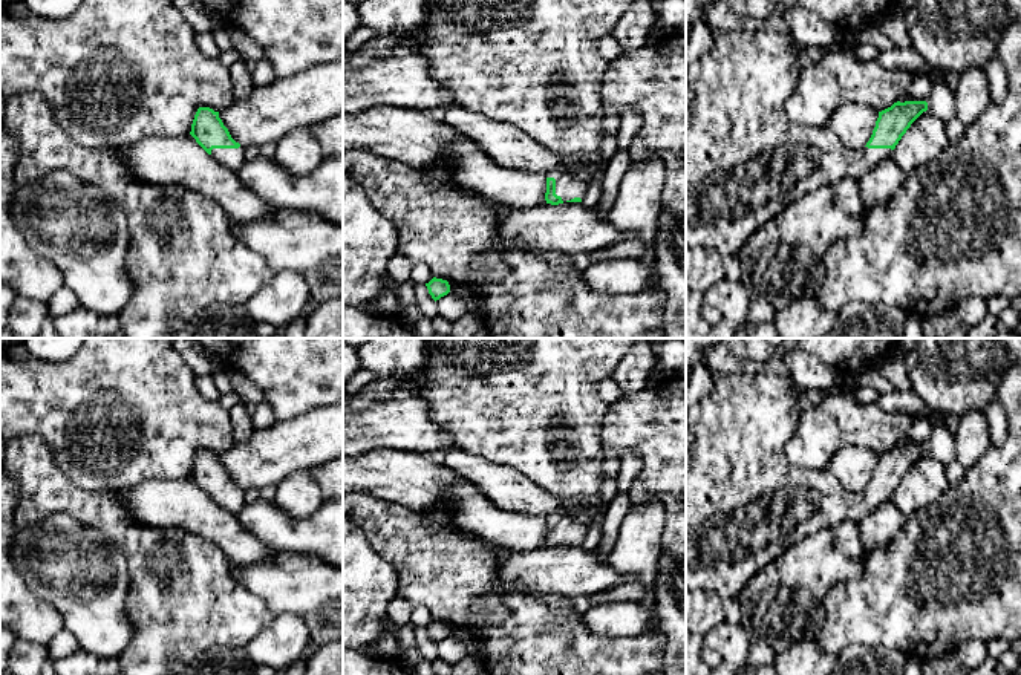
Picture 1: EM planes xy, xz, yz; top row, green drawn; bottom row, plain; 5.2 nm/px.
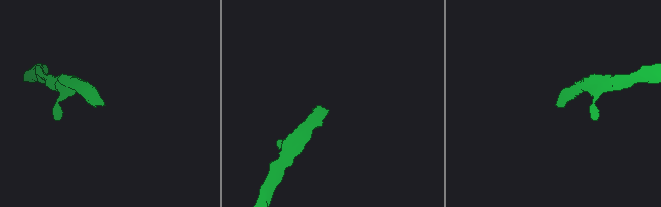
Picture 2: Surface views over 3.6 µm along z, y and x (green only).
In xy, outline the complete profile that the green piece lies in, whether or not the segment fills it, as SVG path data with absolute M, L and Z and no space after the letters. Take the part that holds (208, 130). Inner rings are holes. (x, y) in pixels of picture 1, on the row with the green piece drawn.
M210 107L197 109L190 135L208 155L233 171L246 161L243 147L231 138L219 112Z

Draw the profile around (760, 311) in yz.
M761 295L750 297L747 323L770 323L775 318L775 308Z

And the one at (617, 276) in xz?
M602 259L583 271L589 289L606 295L641 292L648 279L649 271L640 259Z

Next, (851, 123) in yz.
M857 103L839 106L827 122L827 127L848 150L860 150L869 141L879 112Z

